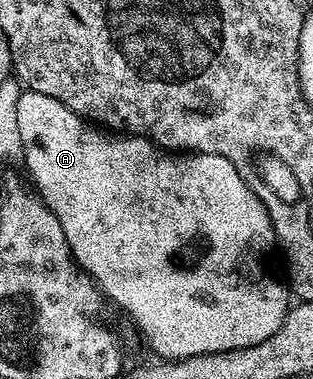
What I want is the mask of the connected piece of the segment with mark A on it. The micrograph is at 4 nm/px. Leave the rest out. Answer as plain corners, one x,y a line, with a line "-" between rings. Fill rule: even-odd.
25,89
18,95
16,118
25,165
33,176
32,184
55,215
55,219
59,219
59,227
63,227
63,235
73,252
73,260
93,278
97,288
108,300
110,297
133,316
134,323
141,328
146,343
158,353
158,358
182,361
185,357
204,353
222,353
251,347
255,343
263,343
263,339
271,339
271,335
279,331
283,319
291,308
291,300
289,301
291,293
282,282
282,286
277,282
277,277
273,274
273,253
275,257
278,252
275,227
269,214
268,204
264,200
261,202
253,194
252,187
245,182
244,175
236,169
238,166
234,161
218,153
170,151
141,135
114,135
86,121
75,111
71,111
71,107
63,107
59,99
51,99
51,95
39,95
39,91
30,89

